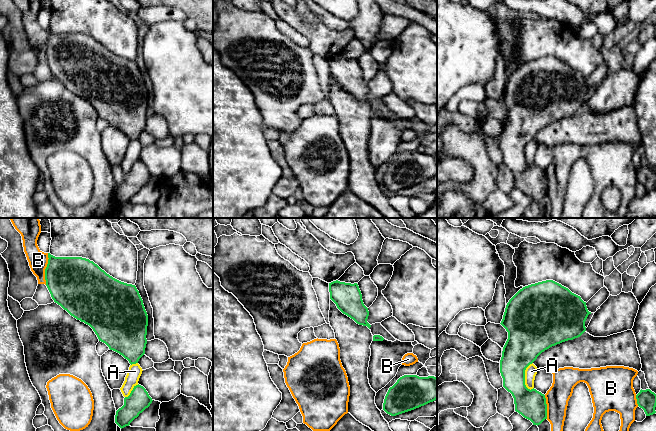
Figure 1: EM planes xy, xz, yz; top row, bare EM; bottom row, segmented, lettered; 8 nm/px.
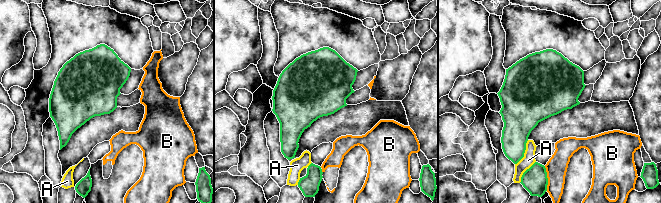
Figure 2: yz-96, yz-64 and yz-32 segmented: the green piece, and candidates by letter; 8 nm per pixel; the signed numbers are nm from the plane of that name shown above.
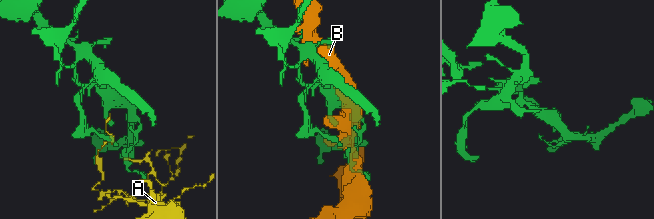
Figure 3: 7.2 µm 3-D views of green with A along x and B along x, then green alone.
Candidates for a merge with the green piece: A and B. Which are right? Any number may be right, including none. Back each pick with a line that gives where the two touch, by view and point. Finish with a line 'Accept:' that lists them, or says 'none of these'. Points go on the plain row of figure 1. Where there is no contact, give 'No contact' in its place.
Accept: none of these

